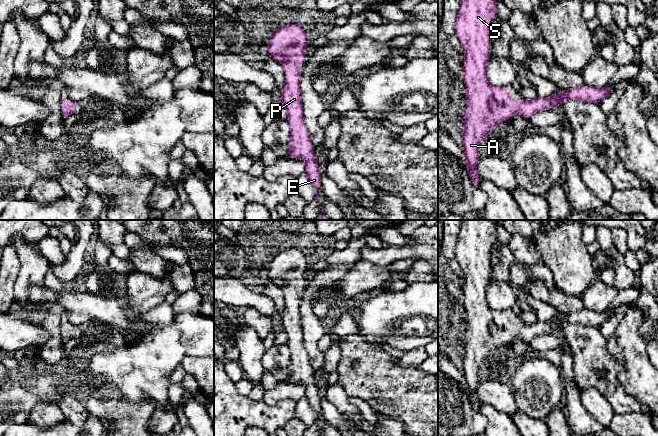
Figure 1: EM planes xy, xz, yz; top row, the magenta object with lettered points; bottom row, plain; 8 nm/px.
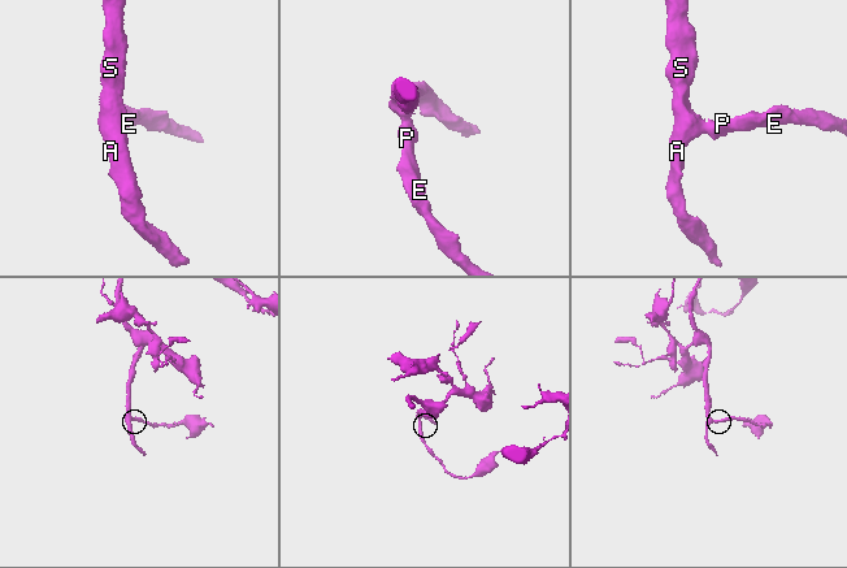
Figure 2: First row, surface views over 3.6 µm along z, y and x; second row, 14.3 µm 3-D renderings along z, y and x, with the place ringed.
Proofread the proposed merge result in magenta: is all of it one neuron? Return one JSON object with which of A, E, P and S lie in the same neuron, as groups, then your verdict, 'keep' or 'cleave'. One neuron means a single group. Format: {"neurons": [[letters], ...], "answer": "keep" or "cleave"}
{"neurons": [["A", "E", "P", "S"]], "answer": "keep"}

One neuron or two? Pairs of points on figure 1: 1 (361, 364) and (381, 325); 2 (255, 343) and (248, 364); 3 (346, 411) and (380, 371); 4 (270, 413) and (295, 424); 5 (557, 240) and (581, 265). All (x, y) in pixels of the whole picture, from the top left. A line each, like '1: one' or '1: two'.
1: two
2: one
3: two
4: two
5: one

